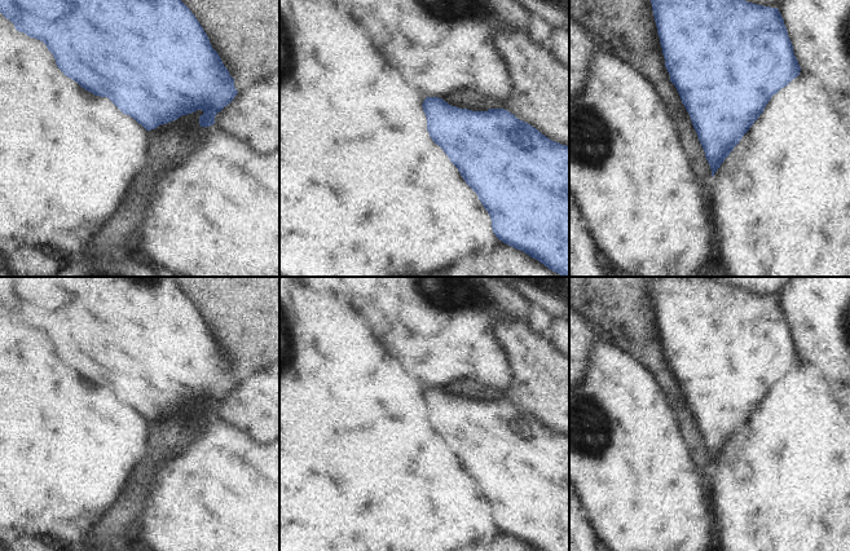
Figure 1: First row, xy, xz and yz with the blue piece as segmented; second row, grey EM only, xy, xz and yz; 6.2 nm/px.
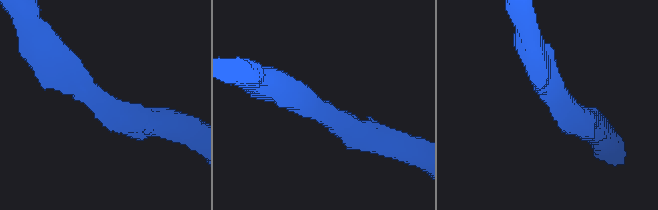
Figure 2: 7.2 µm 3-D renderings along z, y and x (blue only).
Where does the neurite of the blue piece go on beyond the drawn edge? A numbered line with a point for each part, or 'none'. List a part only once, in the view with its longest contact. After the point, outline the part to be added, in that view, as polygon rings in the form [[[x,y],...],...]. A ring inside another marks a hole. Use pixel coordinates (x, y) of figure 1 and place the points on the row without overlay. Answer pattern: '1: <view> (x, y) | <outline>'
none

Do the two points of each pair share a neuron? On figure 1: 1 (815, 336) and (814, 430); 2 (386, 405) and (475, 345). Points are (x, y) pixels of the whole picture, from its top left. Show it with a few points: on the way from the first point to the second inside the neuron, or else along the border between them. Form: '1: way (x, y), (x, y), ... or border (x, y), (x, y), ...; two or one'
1: border (801, 357), (810, 362), (829, 384); two
2: border (397, 362), (426, 386); two

